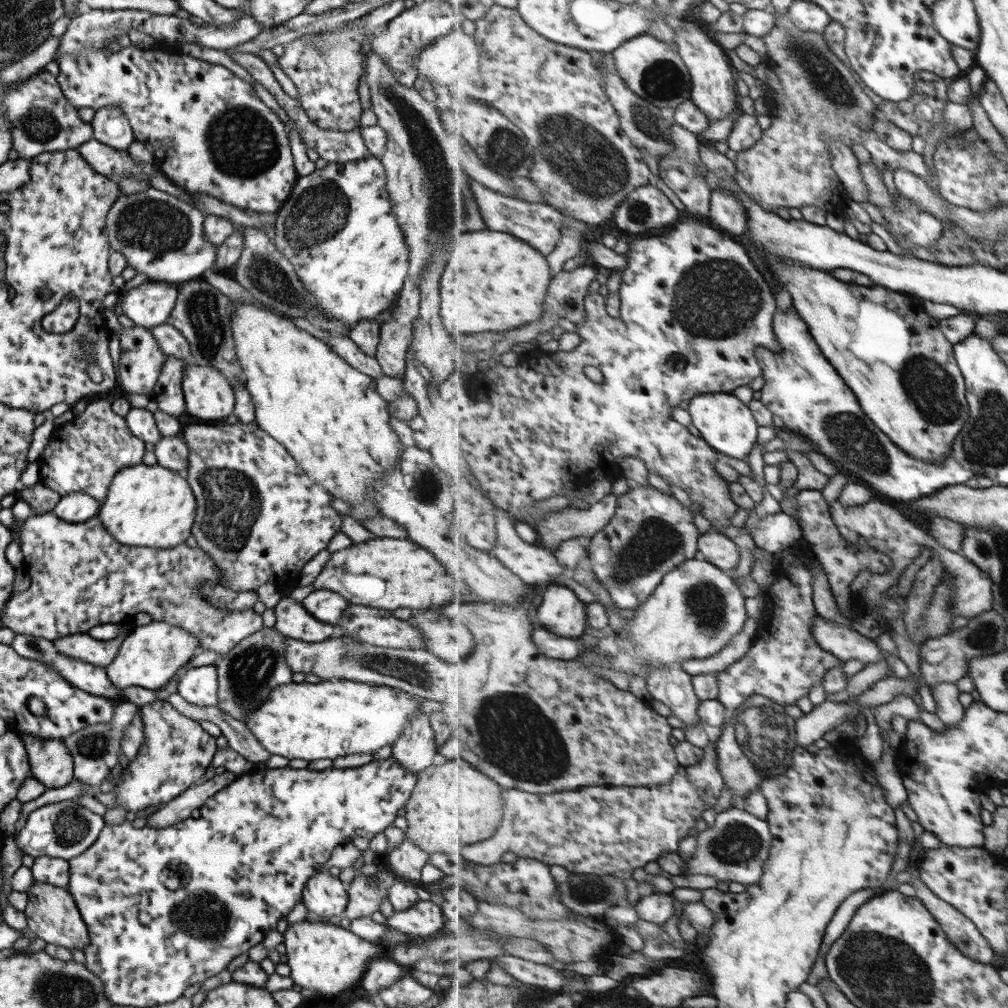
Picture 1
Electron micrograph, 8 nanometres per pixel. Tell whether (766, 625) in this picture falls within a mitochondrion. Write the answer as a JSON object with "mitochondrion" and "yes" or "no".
{"mitochondrion":"no"}

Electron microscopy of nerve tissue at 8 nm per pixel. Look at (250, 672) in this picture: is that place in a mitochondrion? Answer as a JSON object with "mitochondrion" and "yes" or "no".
{"mitochondrion":"yes"}

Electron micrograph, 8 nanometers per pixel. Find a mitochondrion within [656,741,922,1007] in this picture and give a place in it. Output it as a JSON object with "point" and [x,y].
{"point":[862,952]}

